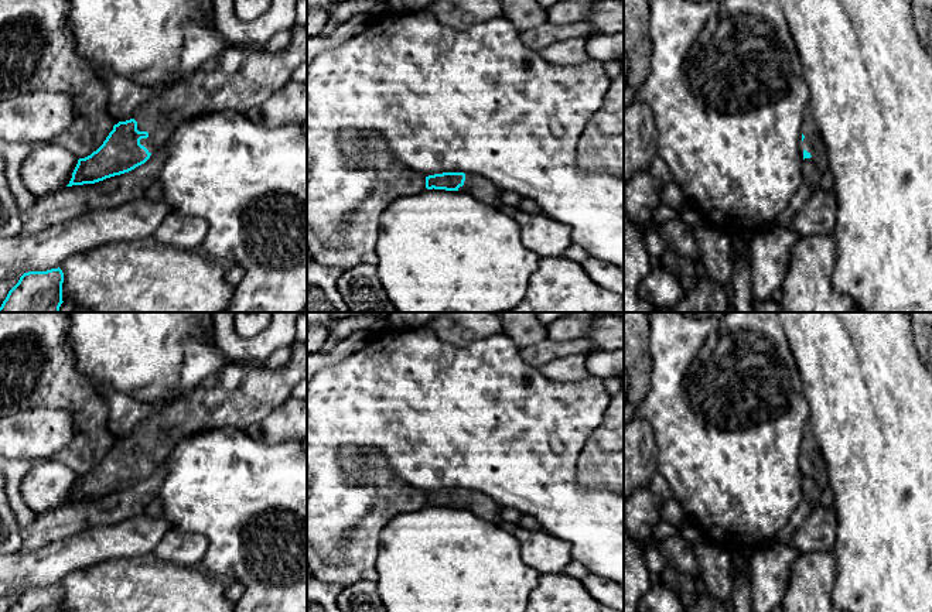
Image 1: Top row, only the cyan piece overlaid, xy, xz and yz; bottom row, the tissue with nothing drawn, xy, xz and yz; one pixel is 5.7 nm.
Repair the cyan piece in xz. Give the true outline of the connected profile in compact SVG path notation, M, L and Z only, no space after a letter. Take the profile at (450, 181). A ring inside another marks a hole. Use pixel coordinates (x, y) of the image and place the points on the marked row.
M443 172L426 177L427 189L462 191L494 206L501 206L501 189L477 174Z

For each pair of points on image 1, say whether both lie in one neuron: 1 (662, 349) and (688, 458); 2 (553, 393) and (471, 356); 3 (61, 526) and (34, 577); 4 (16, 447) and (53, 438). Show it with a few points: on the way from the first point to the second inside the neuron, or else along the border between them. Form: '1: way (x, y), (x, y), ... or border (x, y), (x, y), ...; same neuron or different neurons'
1: way (678, 376), (678, 385), (686, 400), (688, 431); same neuron
2: way (533, 393), (508, 393), (491, 376); same neuron
3: border (84, 530), (21, 554); different neurons
4: way (24, 438), (44, 438); same neuron

